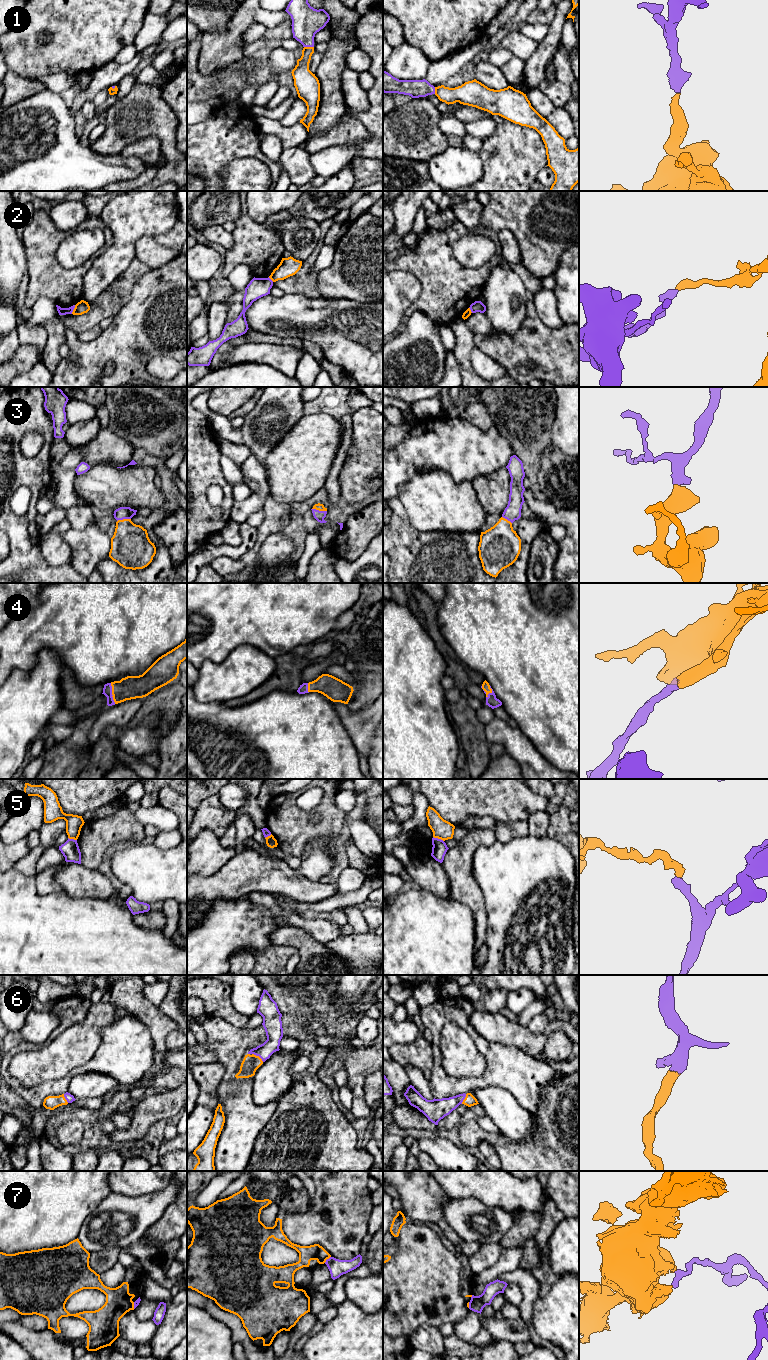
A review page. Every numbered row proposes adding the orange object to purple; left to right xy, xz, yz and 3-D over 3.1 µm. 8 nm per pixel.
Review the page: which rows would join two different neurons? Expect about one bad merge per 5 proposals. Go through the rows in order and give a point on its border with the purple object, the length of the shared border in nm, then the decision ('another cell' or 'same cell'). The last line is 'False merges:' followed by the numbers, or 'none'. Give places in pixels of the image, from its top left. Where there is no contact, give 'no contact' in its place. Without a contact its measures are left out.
1: contact xz (309, 46); length 80 nm; same cell
2: contact xy (73, 309); length 80 nm; another cell
3: contact xz (318, 510); length 120 nm; same cell
4: contact xy (111, 693); length 170 nm; same cell
5: contact yz (437, 838); length 100 nm; another cell
6: contact xz (258, 1055); length 120 nm; same cell
7: contact xz (327, 1259); length 80 nm; another cell
False merges: 2, 5, 7

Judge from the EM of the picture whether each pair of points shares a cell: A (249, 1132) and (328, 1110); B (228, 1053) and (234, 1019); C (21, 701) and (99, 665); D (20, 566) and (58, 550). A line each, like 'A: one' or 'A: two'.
A: two
B: two
C: two
D: two

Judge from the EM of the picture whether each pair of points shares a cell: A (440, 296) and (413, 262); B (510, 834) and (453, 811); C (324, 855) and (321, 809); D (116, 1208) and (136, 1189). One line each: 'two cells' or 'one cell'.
A: one cell
B: two cells
C: two cells
D: two cells

